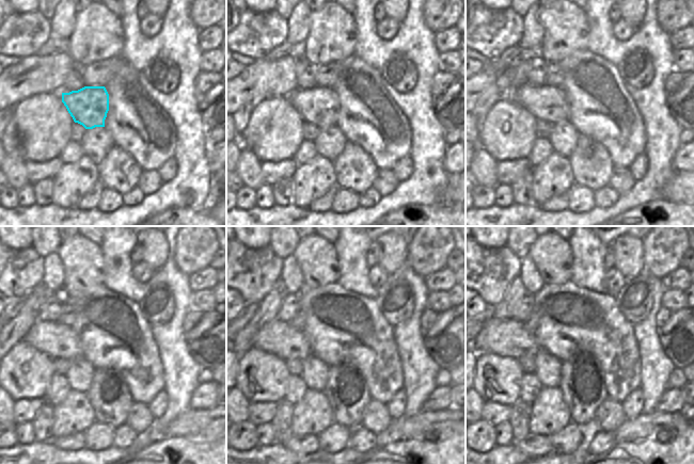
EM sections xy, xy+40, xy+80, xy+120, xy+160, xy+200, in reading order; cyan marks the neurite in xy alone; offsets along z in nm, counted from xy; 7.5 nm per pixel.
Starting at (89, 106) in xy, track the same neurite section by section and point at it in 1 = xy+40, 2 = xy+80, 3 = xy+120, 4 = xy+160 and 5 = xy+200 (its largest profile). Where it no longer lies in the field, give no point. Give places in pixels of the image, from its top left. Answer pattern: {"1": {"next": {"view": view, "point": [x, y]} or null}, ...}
{"1": {"next": {"view": "xy+40", "point": [318, 106]}}, "2": {"next": {"view": "xy+80", "point": [549, 104]}}, "3": {"next": {"view": "xy+120", "point": [56, 339]}}, "4": {"next": {"view": "xy+160", "point": [280, 338]}}, "5": {"next": {"view": "xy+200", "point": [506, 337]}}}

